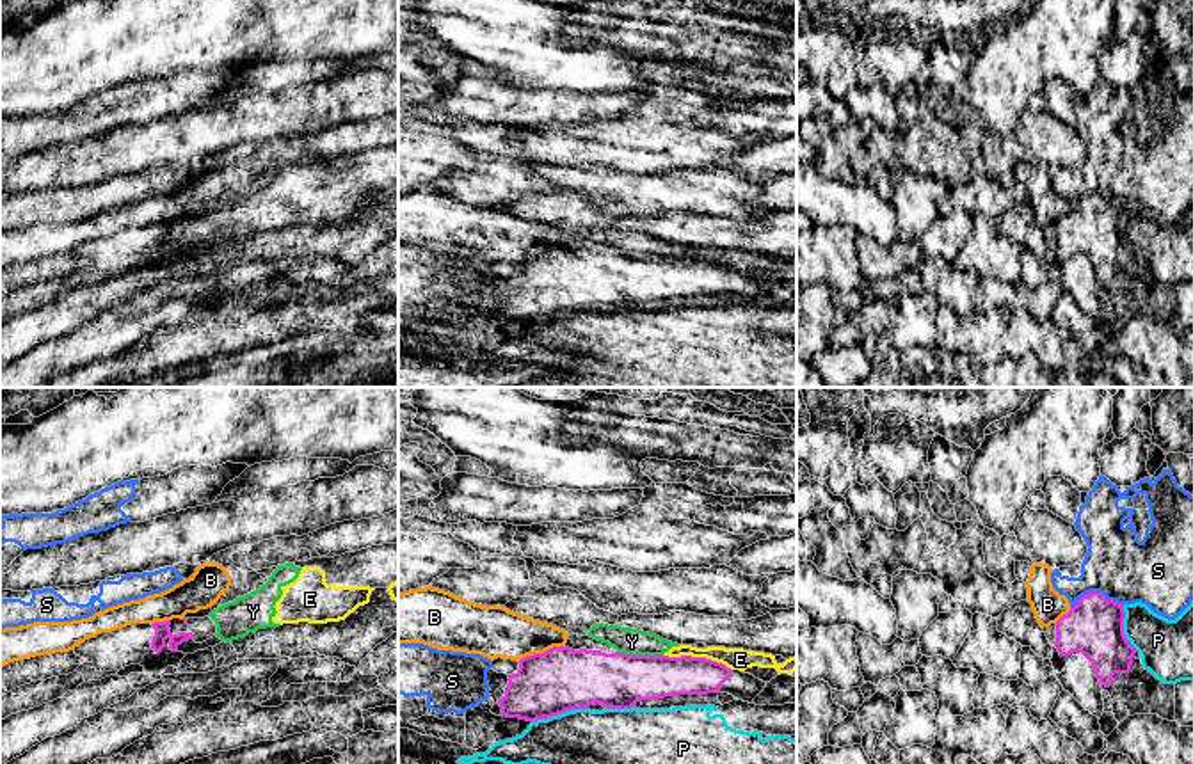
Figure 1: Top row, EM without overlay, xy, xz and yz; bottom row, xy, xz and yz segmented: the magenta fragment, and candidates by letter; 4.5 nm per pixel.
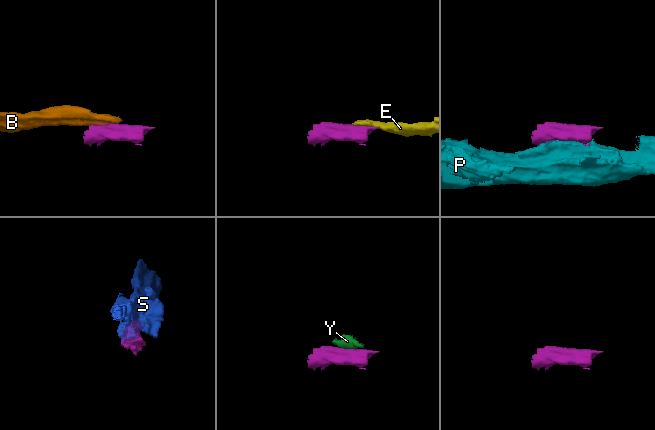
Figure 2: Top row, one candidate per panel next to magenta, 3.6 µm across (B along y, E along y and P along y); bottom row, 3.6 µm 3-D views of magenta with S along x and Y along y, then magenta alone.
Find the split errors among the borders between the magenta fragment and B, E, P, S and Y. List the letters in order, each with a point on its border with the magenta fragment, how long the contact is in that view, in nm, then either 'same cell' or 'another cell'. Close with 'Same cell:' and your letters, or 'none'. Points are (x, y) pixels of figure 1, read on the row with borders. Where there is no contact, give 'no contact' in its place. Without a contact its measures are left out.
B: xz (541, 654) | 220 nm | another cell
E: xz (697, 658) | 320 nm | another cell
P: xz (559, 713) | 260 nm | another cell
S: yz (1096, 592) | 240 nm | another cell
Y: xz (640, 656) | 200 nm | another cell
Same cell: none

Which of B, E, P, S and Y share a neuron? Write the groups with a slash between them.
B / E Y / P / S

